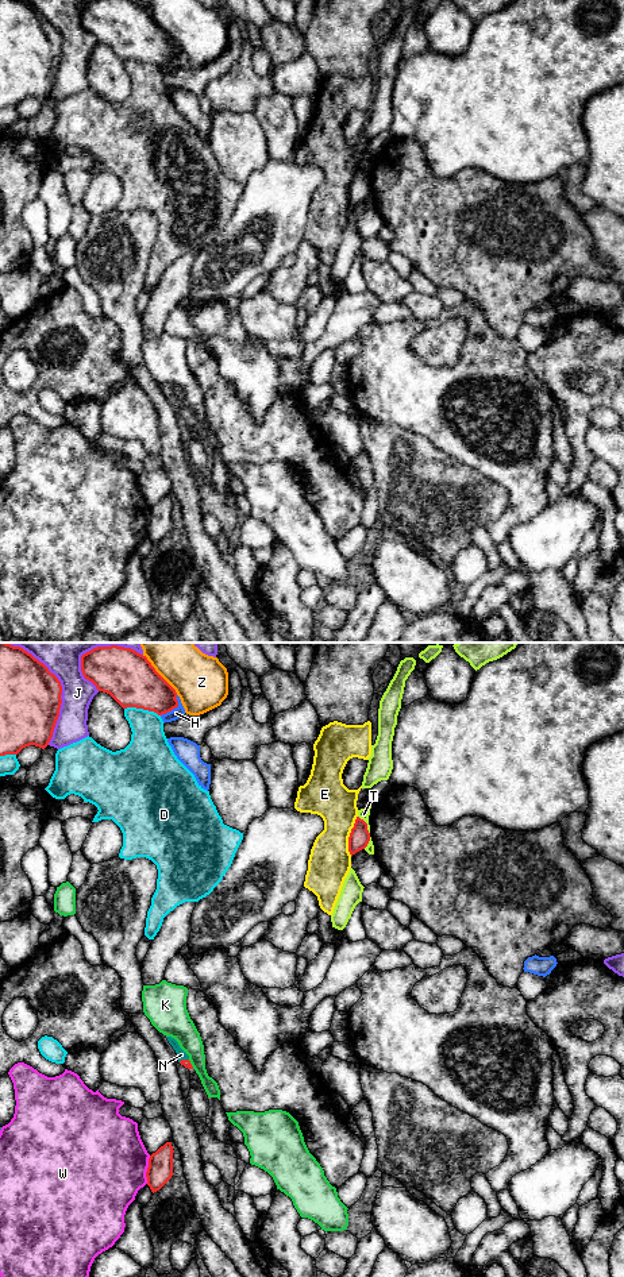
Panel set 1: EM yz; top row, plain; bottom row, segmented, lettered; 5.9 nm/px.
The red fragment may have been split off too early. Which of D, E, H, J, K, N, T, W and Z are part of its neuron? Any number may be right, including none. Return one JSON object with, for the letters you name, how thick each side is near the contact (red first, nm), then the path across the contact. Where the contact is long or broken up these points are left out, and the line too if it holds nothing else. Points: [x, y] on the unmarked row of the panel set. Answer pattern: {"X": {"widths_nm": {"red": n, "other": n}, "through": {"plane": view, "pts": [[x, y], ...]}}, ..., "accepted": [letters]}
{"N": {"widths_nm": {"red": 50, "other": 60}, "through": {"plane": "yz", "pts": [[185, 415], [183, 412], [181, 406]]}}, "accepted": ["N"]}

